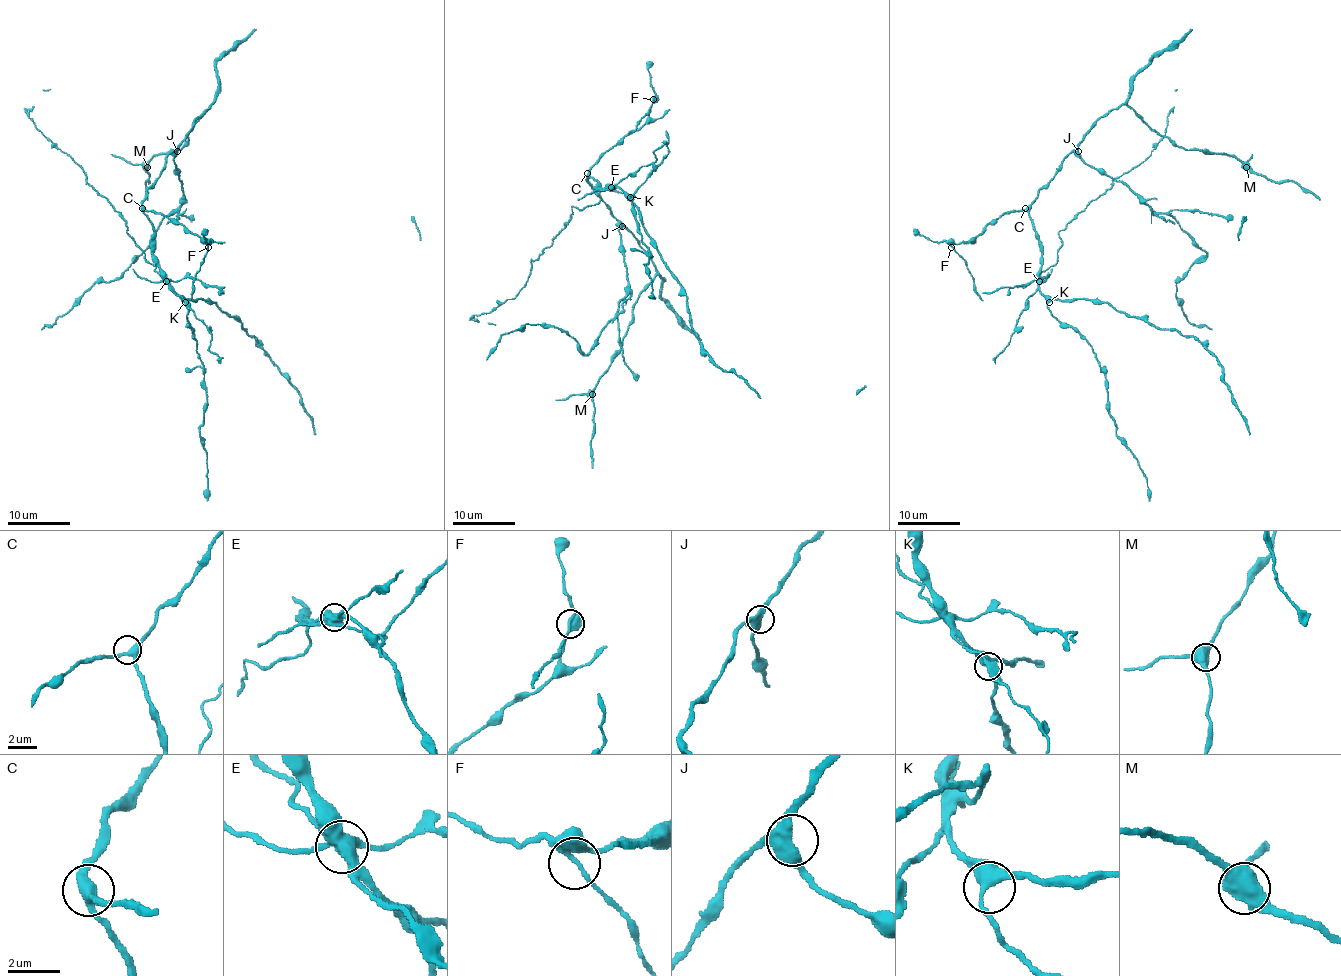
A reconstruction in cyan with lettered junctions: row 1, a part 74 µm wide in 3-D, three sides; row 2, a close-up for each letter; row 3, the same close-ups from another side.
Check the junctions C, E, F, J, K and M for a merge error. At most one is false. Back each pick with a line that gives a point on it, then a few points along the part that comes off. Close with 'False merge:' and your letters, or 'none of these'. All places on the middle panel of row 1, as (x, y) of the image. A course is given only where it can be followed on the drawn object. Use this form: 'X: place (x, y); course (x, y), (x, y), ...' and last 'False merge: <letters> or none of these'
E: place (611, 187)
False merge: E

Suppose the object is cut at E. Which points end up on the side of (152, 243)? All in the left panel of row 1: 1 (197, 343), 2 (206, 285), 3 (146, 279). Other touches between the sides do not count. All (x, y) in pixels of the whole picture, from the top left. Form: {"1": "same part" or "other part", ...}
{"1": "same part", "2": "other part", "3": "other part"}

